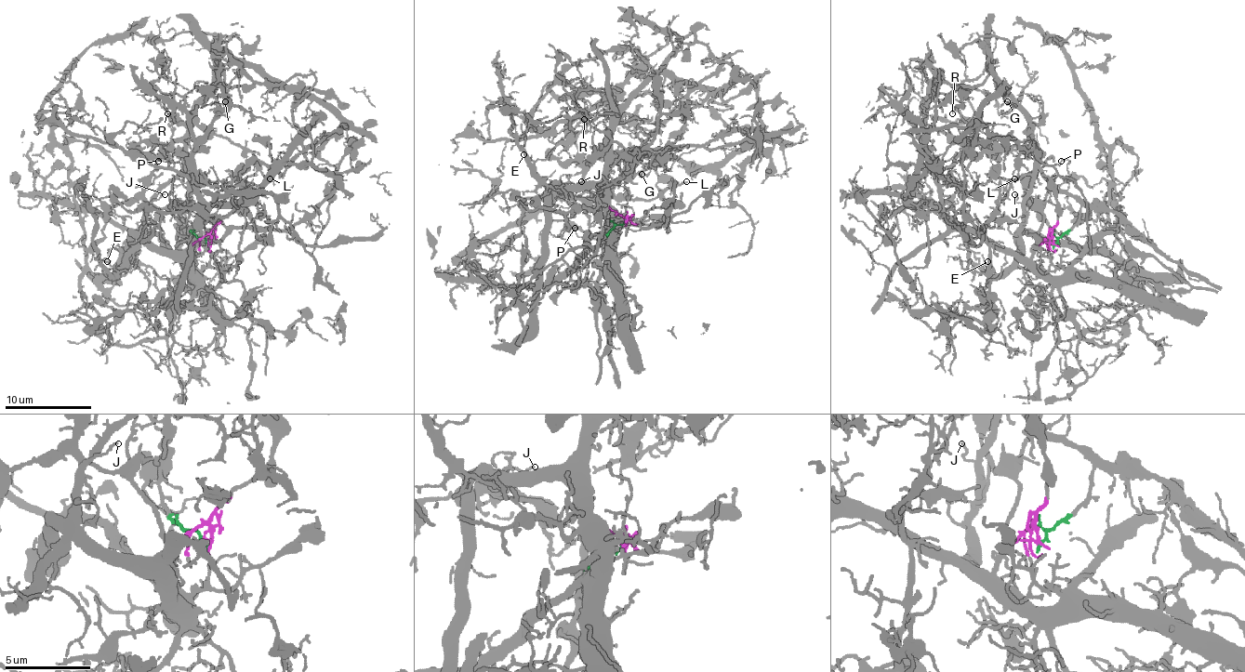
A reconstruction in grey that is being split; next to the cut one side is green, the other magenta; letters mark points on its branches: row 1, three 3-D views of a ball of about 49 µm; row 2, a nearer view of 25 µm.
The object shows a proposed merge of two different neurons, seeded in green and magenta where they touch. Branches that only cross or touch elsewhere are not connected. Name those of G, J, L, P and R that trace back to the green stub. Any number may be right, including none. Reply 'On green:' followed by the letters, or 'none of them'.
On green: G, J, L, P

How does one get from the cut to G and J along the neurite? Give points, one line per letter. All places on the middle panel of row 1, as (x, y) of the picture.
G: (625, 221), (603, 243), (603, 247), (605, 195), (622, 177), (642, 174)
J: (625, 221), (603, 243), (603, 247), (605, 210), (577, 197), (566, 187), (581, 182)

